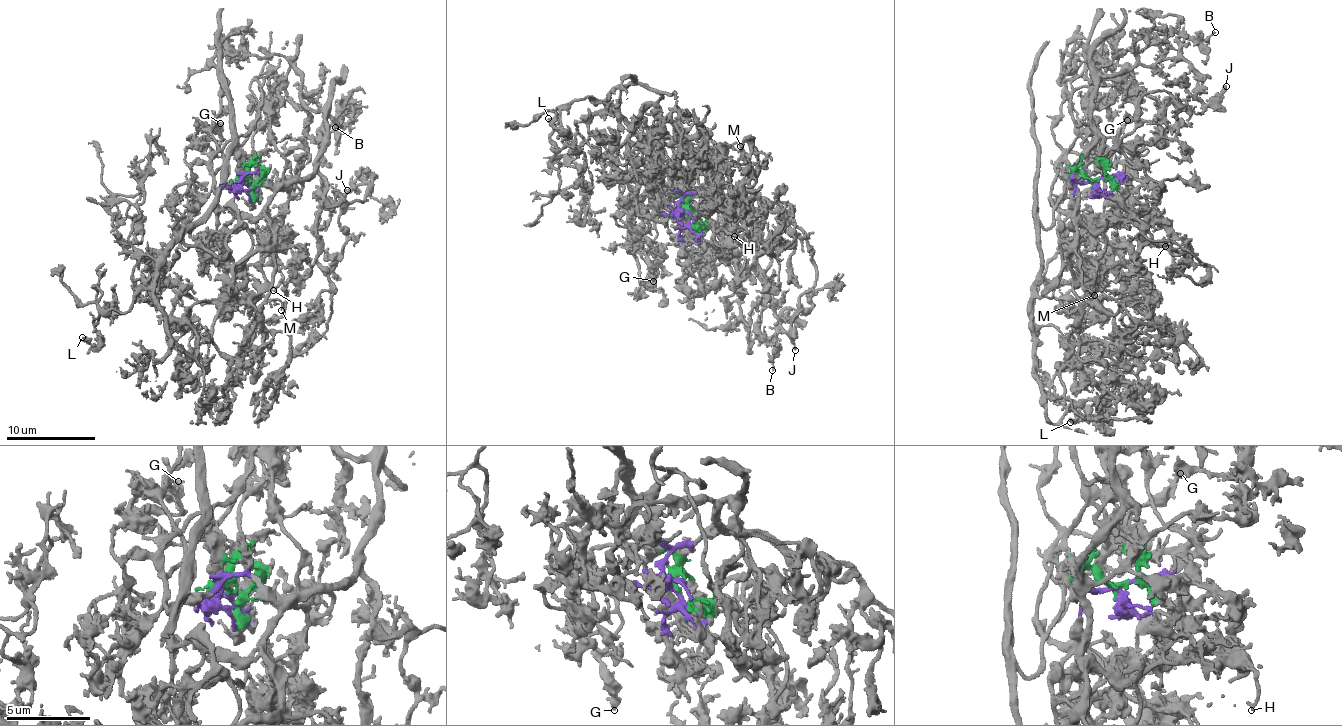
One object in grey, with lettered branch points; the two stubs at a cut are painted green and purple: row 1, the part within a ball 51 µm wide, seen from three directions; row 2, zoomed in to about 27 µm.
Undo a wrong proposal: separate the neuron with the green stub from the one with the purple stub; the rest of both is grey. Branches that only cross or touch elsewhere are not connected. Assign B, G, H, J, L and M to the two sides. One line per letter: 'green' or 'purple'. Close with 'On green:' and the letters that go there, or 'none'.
B: purple
G: green
H: purple
J: purple
L: green
M: purple
On green: G, L

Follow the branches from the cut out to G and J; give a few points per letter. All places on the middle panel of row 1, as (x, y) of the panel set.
G: (682, 215), (684, 197), (648, 193), (639, 202), (655, 227), (645, 260), (653, 281)
J: (682, 215), (687, 193), (731, 185), (756, 220), (779, 204), (799, 227), (815, 284), (799, 297), (794, 350)

